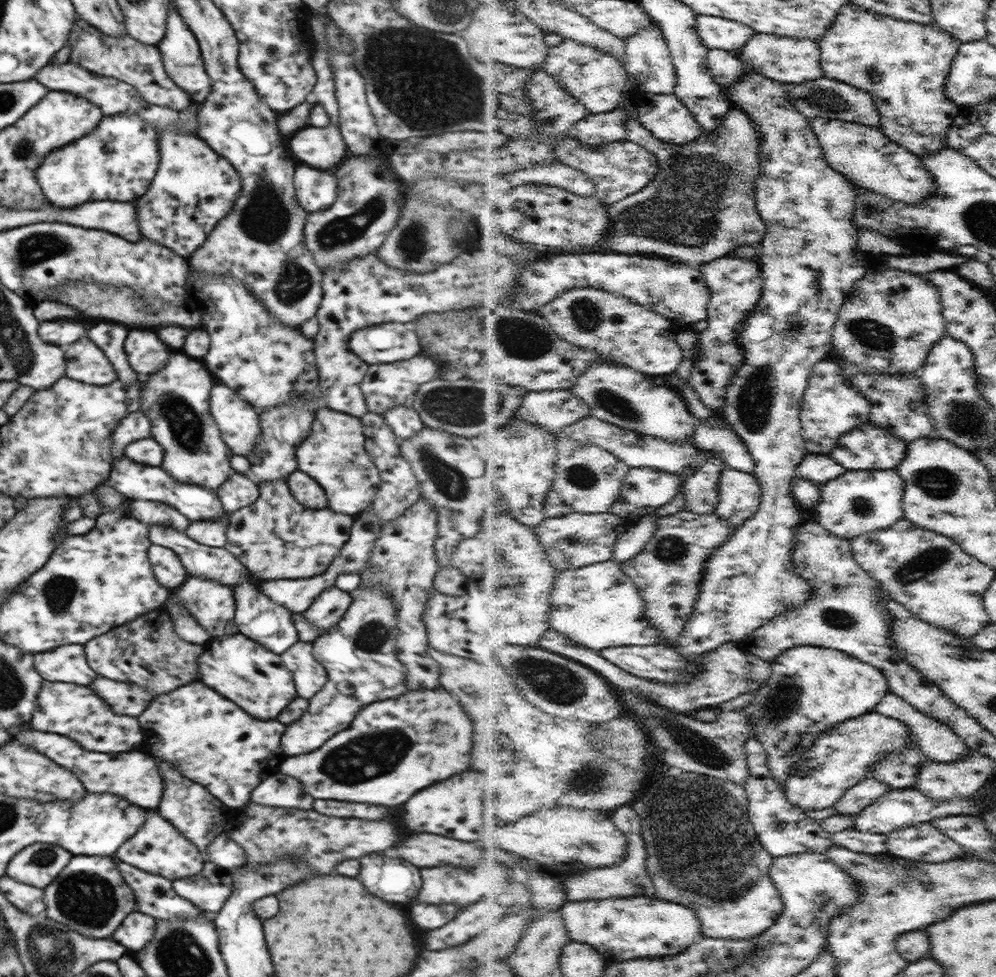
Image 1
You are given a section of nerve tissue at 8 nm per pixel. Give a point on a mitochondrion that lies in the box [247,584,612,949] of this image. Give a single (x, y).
(367, 756)

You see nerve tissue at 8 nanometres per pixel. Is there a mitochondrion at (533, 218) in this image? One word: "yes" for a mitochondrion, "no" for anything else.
no

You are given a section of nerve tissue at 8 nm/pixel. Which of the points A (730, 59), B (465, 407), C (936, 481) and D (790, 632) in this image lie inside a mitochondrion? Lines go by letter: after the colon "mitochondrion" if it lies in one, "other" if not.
A: other
B: mitochondrion
C: mitochondrion
D: other

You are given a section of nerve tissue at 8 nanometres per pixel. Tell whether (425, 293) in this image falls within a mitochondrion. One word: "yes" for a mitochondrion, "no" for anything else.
no

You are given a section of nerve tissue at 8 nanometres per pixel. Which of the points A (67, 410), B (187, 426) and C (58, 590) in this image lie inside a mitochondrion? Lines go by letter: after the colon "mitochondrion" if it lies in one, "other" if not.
A: other
B: mitochondrion
C: mitochondrion

